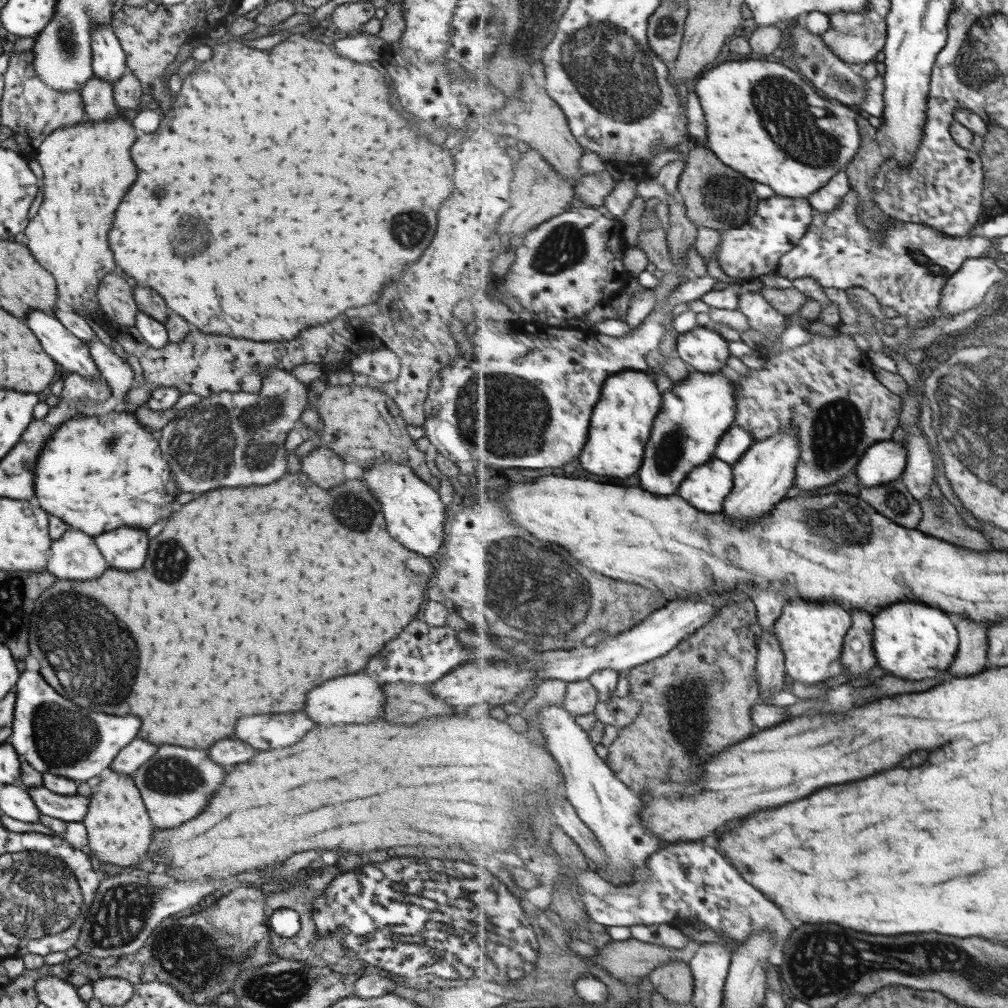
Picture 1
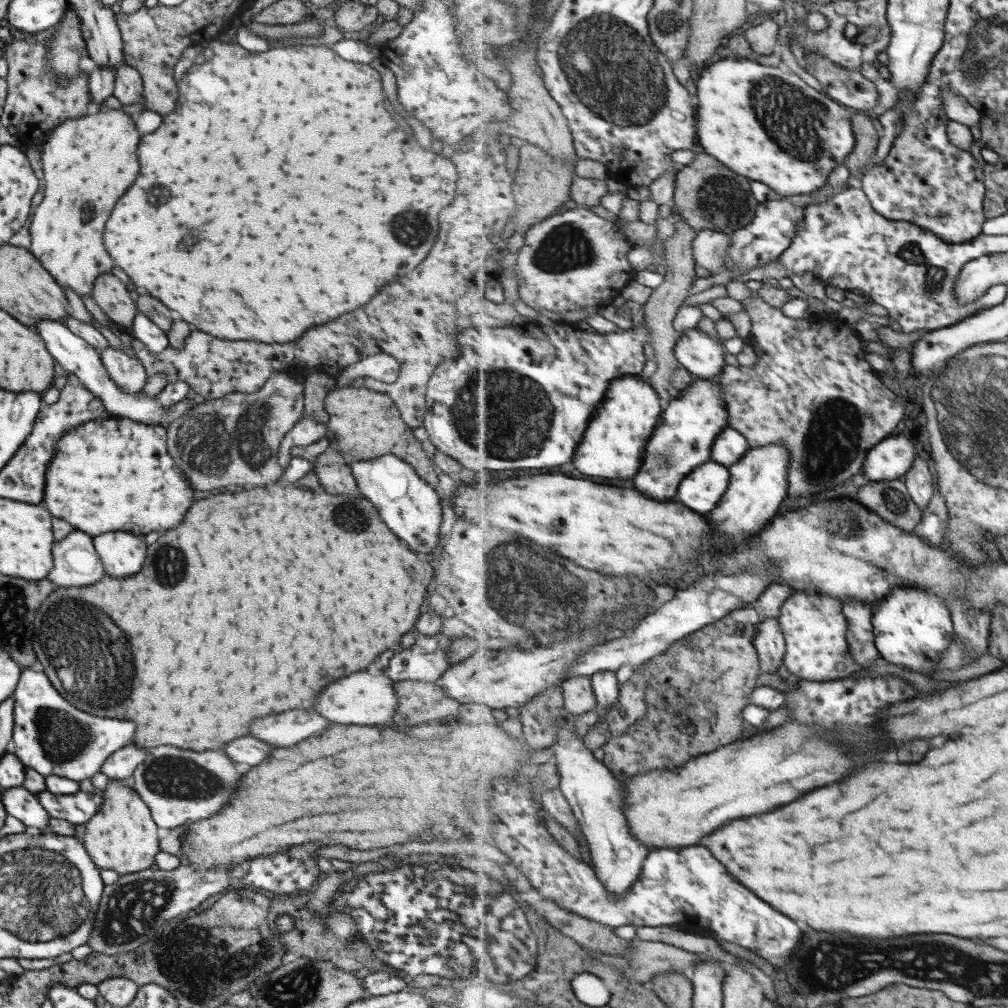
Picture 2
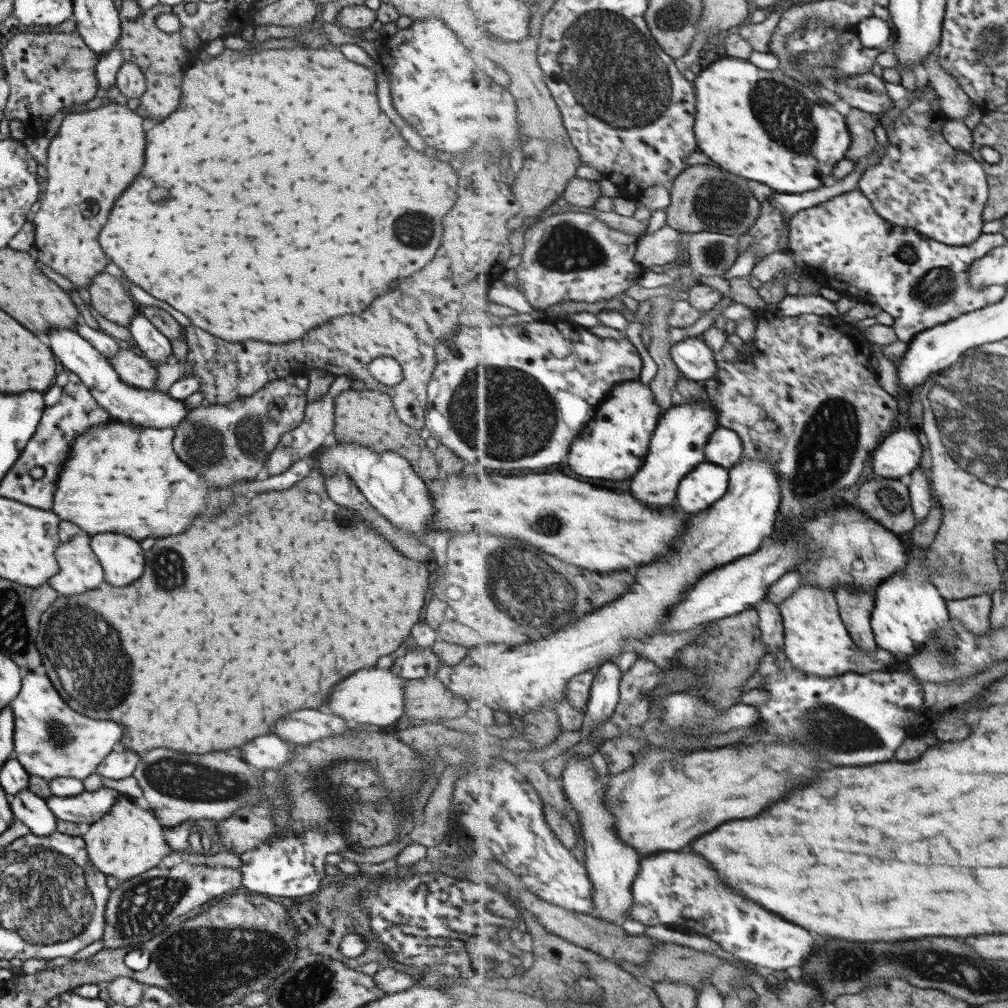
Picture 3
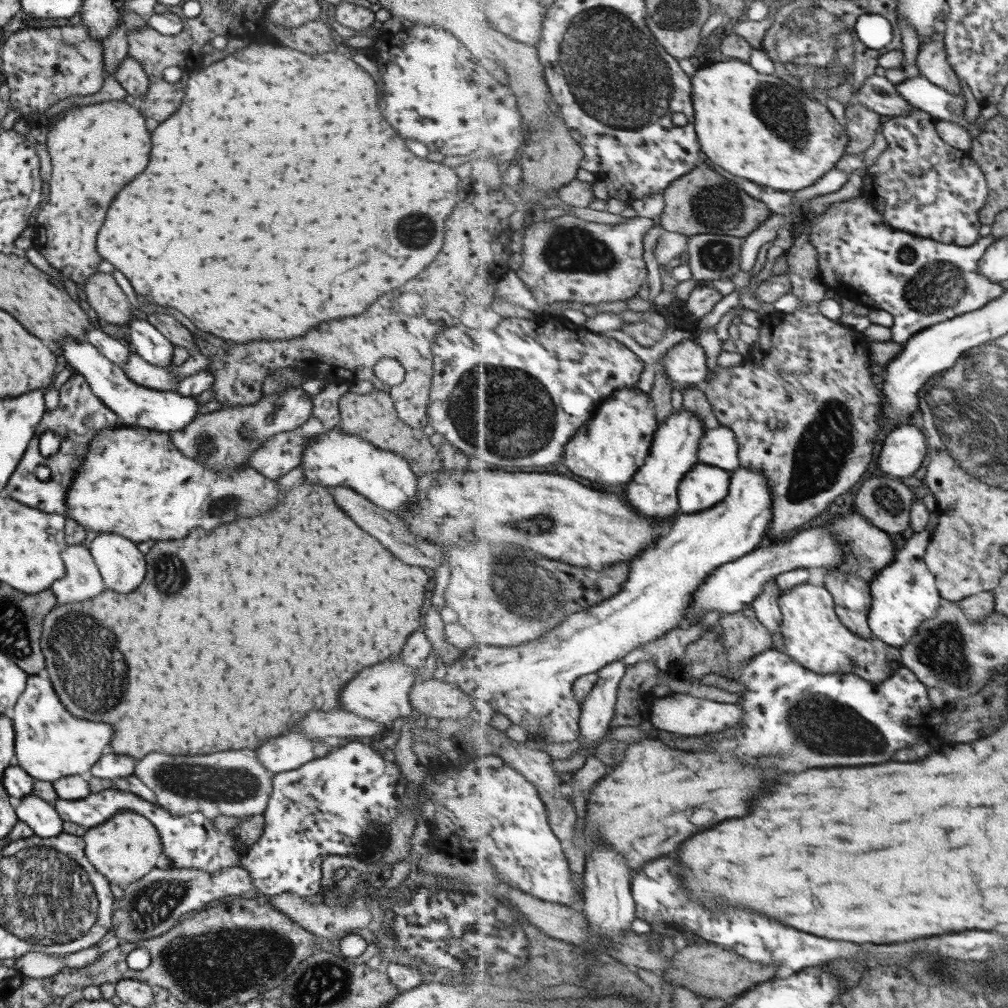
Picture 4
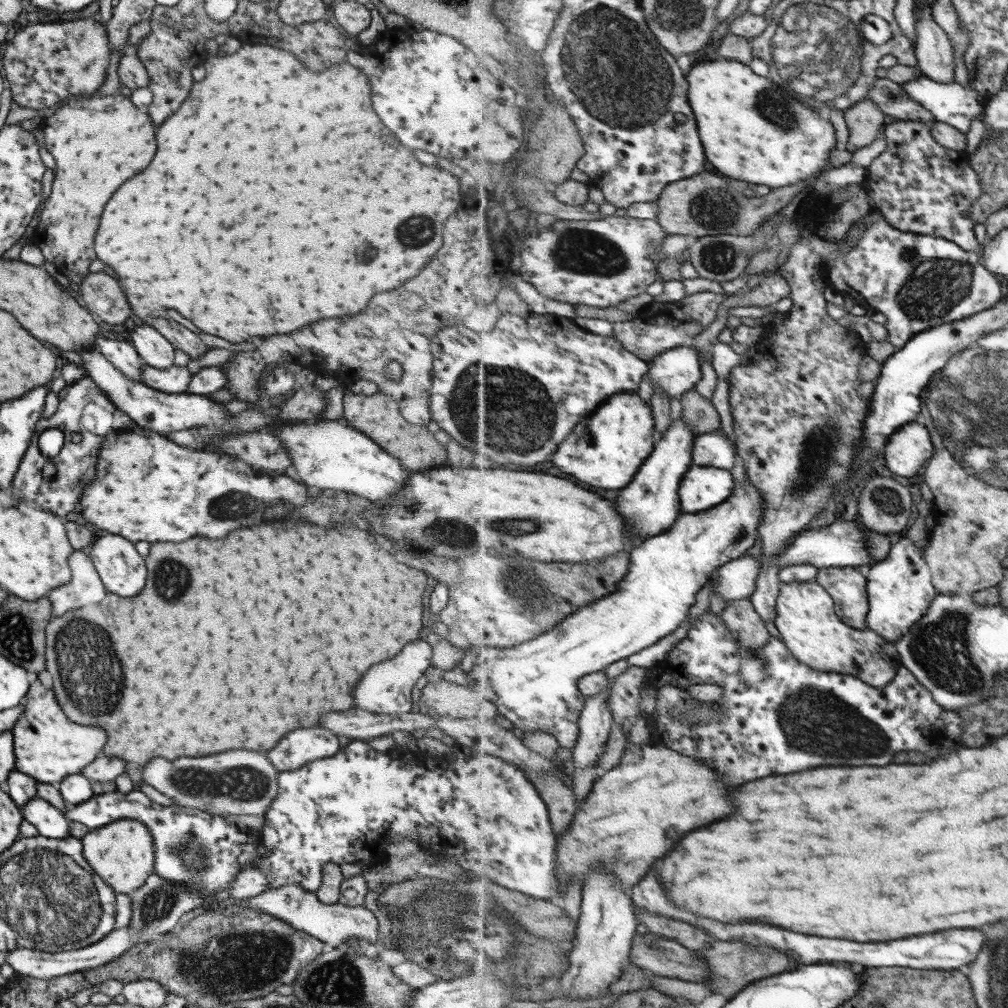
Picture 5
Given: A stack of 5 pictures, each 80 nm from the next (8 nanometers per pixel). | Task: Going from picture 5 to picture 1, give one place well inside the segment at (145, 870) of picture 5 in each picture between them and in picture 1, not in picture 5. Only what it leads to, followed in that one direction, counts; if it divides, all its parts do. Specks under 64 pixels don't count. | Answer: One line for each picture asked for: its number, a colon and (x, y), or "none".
1: (119, 829)
2: (122, 836)
3: (128, 840)
4: (126, 847)

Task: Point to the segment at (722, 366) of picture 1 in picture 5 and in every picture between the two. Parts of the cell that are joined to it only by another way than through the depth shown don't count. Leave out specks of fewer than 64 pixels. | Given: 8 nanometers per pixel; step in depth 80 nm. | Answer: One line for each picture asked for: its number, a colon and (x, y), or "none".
2: (701, 353)
3: (696, 360)
4: (687, 362)
5: (677, 371)

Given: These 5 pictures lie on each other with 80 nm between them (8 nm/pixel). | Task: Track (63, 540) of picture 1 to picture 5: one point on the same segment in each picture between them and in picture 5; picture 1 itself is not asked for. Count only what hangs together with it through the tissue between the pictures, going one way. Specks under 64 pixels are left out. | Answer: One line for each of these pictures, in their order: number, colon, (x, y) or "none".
2: (76, 563)
3: (80, 571)
4: (82, 581)
5: (85, 588)

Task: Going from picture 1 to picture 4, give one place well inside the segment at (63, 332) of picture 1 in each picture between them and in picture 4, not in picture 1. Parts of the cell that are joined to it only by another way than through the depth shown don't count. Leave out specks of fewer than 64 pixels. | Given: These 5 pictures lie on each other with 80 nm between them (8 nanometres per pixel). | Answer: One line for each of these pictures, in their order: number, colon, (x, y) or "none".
2: (73, 353)
3: (146, 407)
4: (140, 406)

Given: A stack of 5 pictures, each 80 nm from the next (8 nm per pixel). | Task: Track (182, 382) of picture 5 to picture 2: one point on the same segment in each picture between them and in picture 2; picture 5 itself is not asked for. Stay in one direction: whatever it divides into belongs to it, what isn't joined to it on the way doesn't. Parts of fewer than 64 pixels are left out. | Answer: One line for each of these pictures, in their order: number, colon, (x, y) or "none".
2: (128, 373)
3: (131, 367)
4: (136, 368)

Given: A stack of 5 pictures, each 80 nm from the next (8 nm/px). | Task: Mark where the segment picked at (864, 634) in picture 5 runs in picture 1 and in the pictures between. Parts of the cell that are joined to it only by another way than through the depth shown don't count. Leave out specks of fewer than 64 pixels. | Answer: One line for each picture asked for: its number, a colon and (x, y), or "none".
1: (813, 635)
2: (816, 628)
3: (817, 641)
4: (814, 634)

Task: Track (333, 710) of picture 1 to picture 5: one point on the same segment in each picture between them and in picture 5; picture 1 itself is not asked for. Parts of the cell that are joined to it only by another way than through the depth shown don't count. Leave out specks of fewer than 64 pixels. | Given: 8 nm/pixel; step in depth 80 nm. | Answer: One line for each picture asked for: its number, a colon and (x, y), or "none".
2: (365, 698)
3: (374, 697)
4: (380, 693)
5: (386, 688)

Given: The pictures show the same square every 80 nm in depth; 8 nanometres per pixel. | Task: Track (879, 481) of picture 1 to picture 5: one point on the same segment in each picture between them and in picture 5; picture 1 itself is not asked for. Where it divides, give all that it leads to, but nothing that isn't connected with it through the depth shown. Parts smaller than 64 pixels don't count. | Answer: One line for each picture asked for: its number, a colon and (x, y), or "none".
2: (893, 458)
3: (900, 453)
4: (904, 451)
5: (910, 449)

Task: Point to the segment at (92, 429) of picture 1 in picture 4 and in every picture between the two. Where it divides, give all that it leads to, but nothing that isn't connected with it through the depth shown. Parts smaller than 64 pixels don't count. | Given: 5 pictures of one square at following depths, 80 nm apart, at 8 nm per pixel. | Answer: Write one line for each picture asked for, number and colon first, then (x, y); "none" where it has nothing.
2: (114, 474)
3: (119, 477)
4: (132, 482)

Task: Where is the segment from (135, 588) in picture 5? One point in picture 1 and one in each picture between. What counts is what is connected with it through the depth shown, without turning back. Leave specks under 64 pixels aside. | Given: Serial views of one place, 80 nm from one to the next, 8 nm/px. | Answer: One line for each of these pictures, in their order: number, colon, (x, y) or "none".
1: (124, 548)
2: (122, 554)
3: (122, 559)
4: (121, 564)

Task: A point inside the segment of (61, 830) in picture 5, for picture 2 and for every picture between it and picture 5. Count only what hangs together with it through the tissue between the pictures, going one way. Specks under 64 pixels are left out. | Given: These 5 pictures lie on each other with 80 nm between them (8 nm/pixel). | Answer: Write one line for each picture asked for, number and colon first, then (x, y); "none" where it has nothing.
2: (21, 803)
3: (28, 808)
4: (38, 814)

